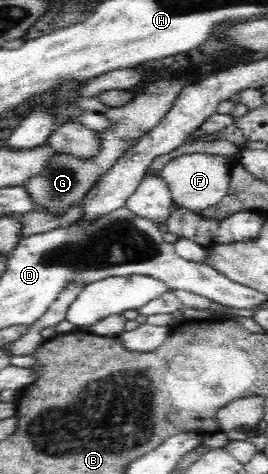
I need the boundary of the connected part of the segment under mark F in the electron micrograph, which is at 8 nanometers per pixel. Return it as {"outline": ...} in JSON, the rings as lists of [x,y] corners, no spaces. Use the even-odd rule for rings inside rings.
{"outline":[[[200,152],[183,154],[168,162],[161,170],[160,175],[164,177],[173,200],[178,203],[178,206],[200,214],[205,208],[218,204],[228,194],[230,168],[235,162],[234,156]]]}

